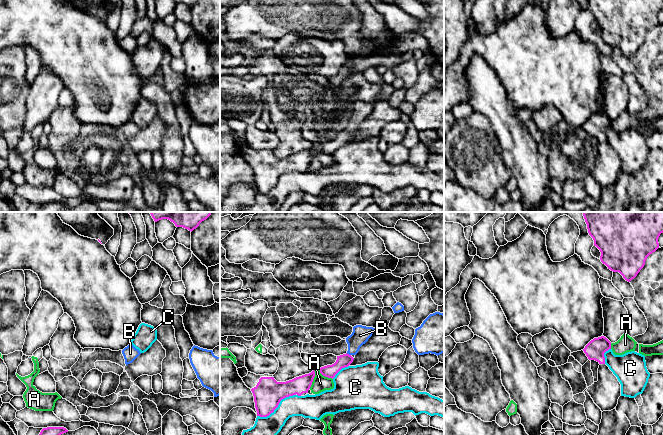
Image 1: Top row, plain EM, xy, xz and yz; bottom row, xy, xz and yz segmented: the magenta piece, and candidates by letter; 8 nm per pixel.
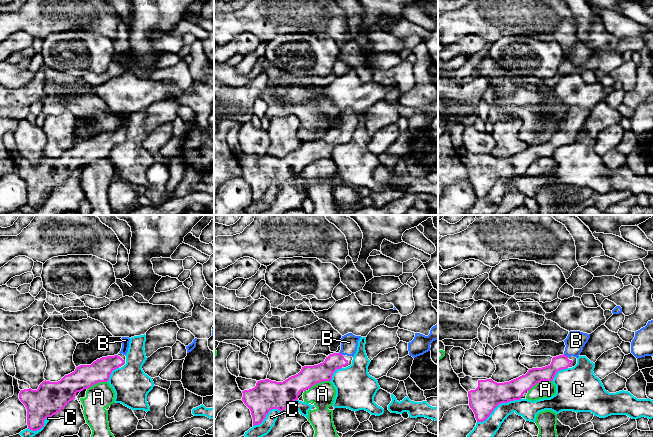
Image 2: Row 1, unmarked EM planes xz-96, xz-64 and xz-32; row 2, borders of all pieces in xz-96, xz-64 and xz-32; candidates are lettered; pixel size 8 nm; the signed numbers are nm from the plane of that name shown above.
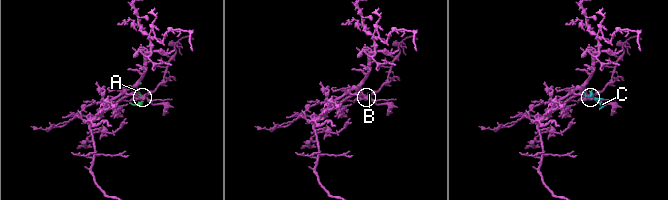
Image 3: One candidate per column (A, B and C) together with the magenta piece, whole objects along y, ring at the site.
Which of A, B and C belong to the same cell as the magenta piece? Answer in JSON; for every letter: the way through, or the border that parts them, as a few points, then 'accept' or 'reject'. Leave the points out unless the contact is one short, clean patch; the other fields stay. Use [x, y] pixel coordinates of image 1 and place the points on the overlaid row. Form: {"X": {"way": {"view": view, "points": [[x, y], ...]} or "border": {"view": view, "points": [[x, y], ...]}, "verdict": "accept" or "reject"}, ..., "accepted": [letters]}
{"A": {"verdict": "reject"}, "B": {"way": {"view": "xz", "points": [[345, 360], [348, 354], [360, 335]]}, "verdict": "accept"}, "C": {"verdict": "reject"}, "accepted": ["B"]}

